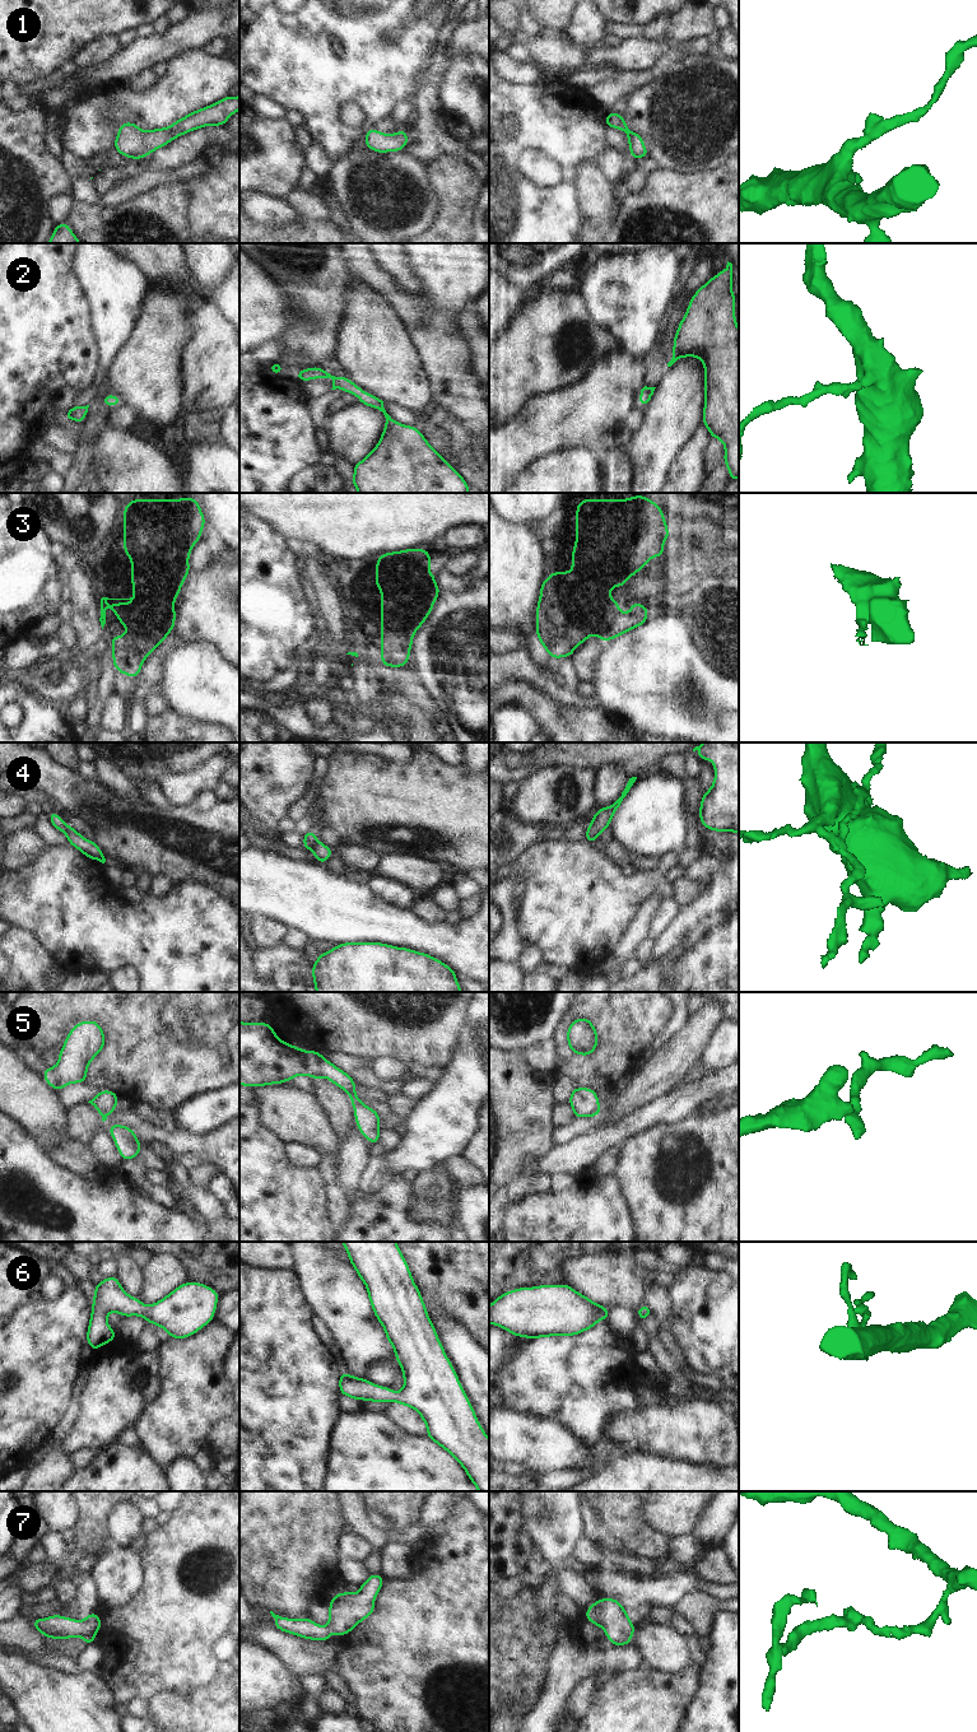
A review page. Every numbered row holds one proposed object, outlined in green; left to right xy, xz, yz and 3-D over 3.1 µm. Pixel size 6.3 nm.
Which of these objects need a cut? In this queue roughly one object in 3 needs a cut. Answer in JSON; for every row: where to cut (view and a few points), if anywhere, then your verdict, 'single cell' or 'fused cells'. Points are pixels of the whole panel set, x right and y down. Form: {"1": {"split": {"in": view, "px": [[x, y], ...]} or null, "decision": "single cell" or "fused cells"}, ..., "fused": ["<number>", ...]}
{"1": {"split": null, "decision": "single cell"}, "2": {"split": null, "decision": "single cell"}, "3": {"split": {"in": "xz", "px": [[376, 577], [384, 585], [386, 611], [408, 611], [437, 595]]}, "decision": "fused cells"}, "4": {"split": {"in": "xz", "px": [[317, 841], [311, 848]]}, "decision": "fused cells"}, "5": {"split": {"in": "xz", "px": [[350, 1095], [357, 1098]]}, "decision": "fused cells"}, "6": {"split": null, "decision": "single cell"}, "7": {"split": null, "decision": "single cell"}, "fused": ["3", "4", "5"]}

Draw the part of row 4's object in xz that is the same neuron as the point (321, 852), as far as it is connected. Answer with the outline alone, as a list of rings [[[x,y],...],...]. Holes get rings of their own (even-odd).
[[[317,841],[316,846],[312,848],[312,853],[318,863],[325,863],[332,856],[332,848]]]

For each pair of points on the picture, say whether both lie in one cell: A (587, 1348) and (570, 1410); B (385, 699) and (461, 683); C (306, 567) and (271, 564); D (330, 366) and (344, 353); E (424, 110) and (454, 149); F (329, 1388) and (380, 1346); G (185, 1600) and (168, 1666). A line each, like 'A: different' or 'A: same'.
A: same
B: different
C: different
D: different
E: same
F: different
G: same

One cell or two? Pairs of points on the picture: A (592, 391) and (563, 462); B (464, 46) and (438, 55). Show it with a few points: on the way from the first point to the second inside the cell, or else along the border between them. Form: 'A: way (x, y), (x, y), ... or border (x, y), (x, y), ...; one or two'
A: border (540, 456), (572, 447), (585, 447), (599, 456); two
B: way (457, 47), (445, 55); one

